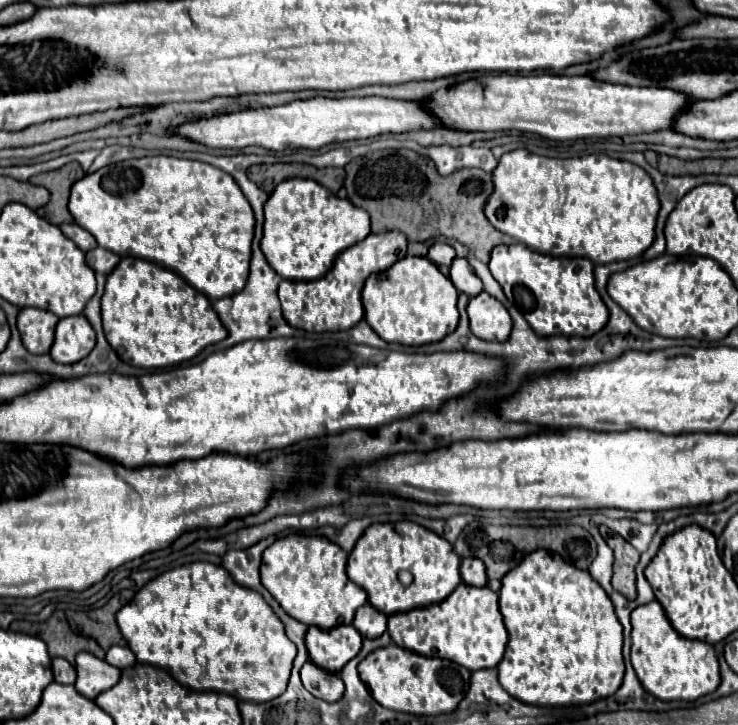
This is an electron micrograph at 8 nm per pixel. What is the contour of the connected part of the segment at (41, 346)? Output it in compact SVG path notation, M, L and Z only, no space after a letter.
M23 308L17 316L17 328L21 332L25 348L31 354L47 354L55 338L57 322L59 318L47 310Z

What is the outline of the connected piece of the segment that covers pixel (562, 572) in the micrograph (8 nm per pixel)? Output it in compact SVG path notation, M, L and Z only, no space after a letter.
M547 550L531 552L517 568L505 574L499 590L499 608L509 632L507 652L499 662L499 682L517 700L533 706L589 704L615 694L623 682L623 626L605 590L589 572L567 564Z

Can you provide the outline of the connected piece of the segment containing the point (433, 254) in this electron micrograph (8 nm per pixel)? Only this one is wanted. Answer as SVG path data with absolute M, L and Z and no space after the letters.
M437 242L437 244L433 244L431 248L429 248L429 254L427 254L427 258L433 262L433 264L437 264L437 266L451 266L451 262L455 260L455 250L449 246L449 244L441 244L441 242Z

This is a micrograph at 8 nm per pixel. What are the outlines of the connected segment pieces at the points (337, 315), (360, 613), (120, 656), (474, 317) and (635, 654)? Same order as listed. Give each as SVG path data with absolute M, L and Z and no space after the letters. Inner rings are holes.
M399 232L369 234L365 240L347 248L333 264L333 268L319 280L295 282L281 280L279 300L283 308L283 318L287 324L307 332L339 332L353 328L363 318L361 288L367 276L391 268L407 252L407 238Z
M365 604L357 610L357 614L353 618L353 626L361 632L361 636L377 638L387 630L387 616L383 616L371 604Z
M111 646L107 650L107 656L105 660L117 668L127 668L127 666L133 666L137 660L135 660L135 654L127 648L127 646Z
M487 292L471 298L467 306L467 314L471 320L471 332L487 342L505 342L511 334L511 316L507 308L489 296Z
M657 600L637 606L631 614L631 624L631 664L649 694L655 694L659 700L697 700L719 686L721 678L715 648L703 640L681 636L671 626L663 606Z

